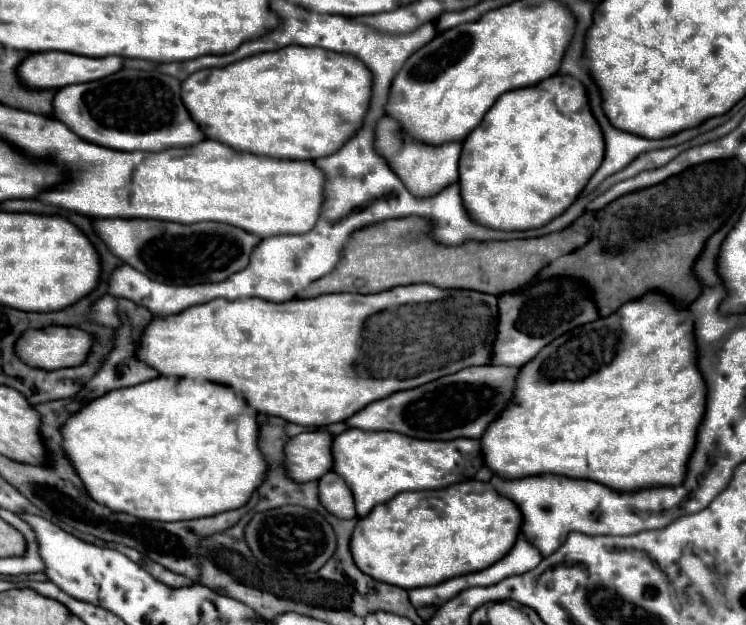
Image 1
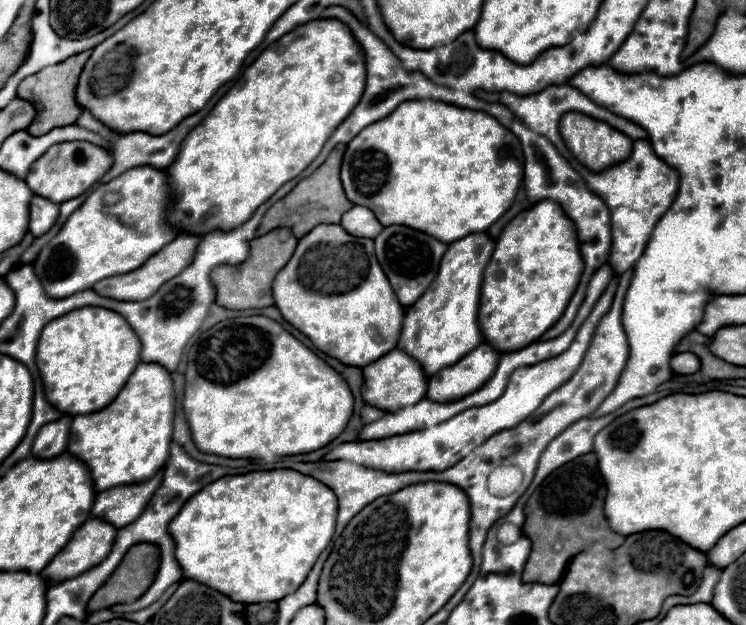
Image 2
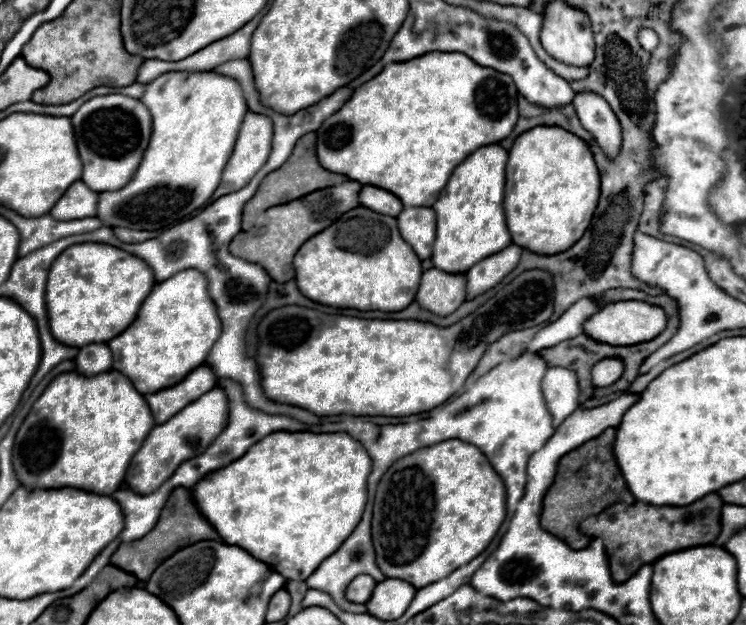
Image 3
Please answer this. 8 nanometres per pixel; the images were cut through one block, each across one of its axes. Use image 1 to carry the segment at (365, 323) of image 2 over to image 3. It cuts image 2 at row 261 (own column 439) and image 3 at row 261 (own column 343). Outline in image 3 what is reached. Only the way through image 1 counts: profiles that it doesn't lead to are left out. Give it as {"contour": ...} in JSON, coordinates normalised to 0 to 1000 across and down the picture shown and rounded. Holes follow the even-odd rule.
{"contour":[[[488,330],[469,339],[496,339],[499,381],[493,384],[493,358],[475,358],[472,349],[456,349],[437,368],[410,384],[394,410],[394,448],[399,464],[410,477],[448,493],[515,499],[534,499],[544,493],[558,477],[566,442],[566,416],[550,390],[539,384],[528,346],[507,342]]]}

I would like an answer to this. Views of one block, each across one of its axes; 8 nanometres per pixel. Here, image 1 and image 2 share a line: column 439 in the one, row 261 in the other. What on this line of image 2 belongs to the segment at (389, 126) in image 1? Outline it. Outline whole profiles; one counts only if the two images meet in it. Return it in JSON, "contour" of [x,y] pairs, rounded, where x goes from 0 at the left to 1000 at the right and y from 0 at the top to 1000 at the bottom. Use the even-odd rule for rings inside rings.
{"contour":[[[241,374],[236,384],[231,384],[228,390],[223,390],[223,397],[217,397],[217,403],[212,403],[212,410],[201,410],[201,416],[196,416],[196,422],[190,422],[190,429],[172,435],[169,442],[150,442],[142,448],[134,448],[131,454],[126,454],[126,464],[137,474],[147,474],[155,480],[172,480],[172,483],[188,483],[201,477],[220,451],[225,451],[228,445],[239,442],[249,426],[257,422],[263,397],[268,390],[271,378],[257,378],[257,374]]]}

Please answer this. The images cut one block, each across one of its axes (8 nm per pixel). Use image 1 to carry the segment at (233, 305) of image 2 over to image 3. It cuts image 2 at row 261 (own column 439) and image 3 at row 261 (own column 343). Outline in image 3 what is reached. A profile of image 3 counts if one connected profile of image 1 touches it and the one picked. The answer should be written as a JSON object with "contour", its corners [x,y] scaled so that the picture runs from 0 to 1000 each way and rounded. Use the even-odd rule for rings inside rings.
{"contour":[[[464,288],[461,294],[453,298],[440,298],[424,307],[416,307],[399,320],[391,320],[378,330],[365,330],[359,336],[359,355],[357,362],[349,365],[349,371],[322,371],[311,387],[308,387],[308,406],[327,413],[332,419],[349,419],[357,435],[365,442],[370,451],[386,451],[394,445],[394,429],[391,416],[399,397],[421,374],[432,371],[442,358],[448,358],[458,342],[464,342],[472,333],[483,330],[483,304],[485,294],[477,288]]]}

